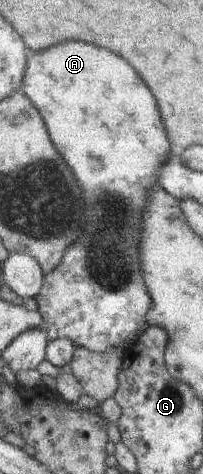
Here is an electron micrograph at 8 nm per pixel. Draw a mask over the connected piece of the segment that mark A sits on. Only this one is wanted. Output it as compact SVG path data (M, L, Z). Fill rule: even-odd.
M83 42L59 44L37 52L27 64L21 92L36 104L45 124L49 124L53 144L57 144L57 150L65 156L81 184L87 212L79 240L69 246L63 262L45 277L45 284L35 298L44 316L47 336L50 341L68 338L76 347L87 348L95 354L105 354L109 350L123 350L128 354L148 326L148 314L152 310L151 296L137 270L143 210L149 204L151 190L160 186L159 172L163 164L175 151L167 136L159 104L129 62L105 48Z

